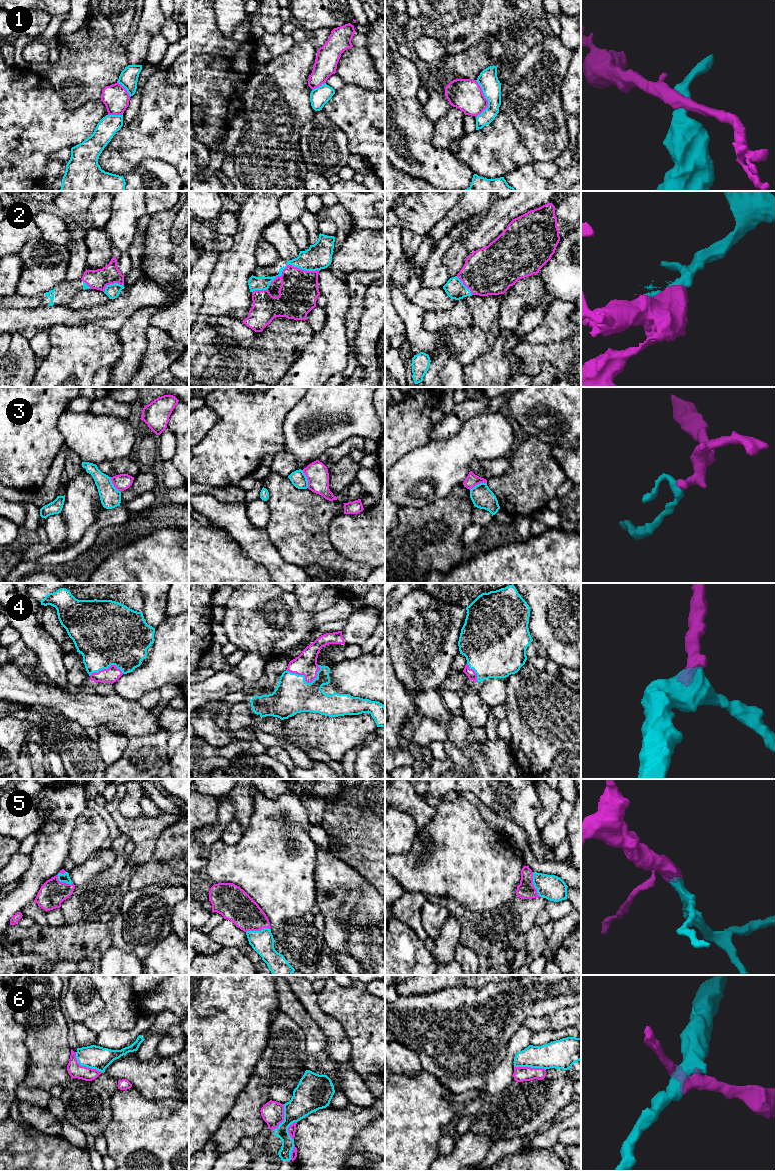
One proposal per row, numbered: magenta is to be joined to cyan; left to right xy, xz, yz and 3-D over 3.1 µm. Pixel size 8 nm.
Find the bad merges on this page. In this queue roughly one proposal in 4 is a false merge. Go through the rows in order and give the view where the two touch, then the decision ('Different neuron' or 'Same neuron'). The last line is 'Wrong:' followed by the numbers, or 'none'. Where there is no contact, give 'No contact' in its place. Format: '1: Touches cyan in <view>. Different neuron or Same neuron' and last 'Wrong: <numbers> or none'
1: Touches cyan in yz. Different neuron
2: Touches cyan in xz. Same neuron
3: Touches cyan in xz. Different neuron
4: Touches cyan in xz. Same neuron
5: Touches cyan in xy. Same neuron
6: Touches cyan in xy. Different neuron
Wrong: 1, 3, 6

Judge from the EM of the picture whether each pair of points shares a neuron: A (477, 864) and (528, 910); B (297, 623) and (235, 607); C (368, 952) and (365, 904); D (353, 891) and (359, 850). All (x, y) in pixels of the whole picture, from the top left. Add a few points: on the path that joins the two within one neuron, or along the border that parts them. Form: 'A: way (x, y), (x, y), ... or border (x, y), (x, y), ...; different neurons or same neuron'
A: border (516, 896), (512, 900), (493, 909); different neurons
B: way (282, 623), (264, 607), (250, 607); same neuron
C: border (374, 926), (349, 925), (345, 938); different neurons
D: border (337, 857), (354, 868), (373, 887); different neurons

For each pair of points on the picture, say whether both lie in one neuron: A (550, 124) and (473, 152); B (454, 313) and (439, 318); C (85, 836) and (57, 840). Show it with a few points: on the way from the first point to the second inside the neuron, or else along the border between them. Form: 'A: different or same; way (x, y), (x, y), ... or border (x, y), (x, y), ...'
A: different; border (506, 115), (518, 132), (521, 141), (532, 155)
B: same; way (450, 317), (443, 318)
C: different; border (78, 816), (71, 834), (68, 856)

